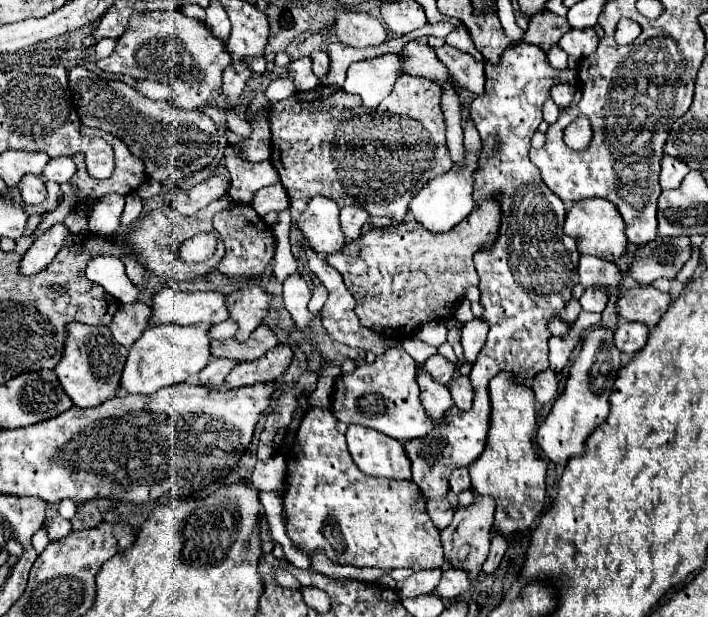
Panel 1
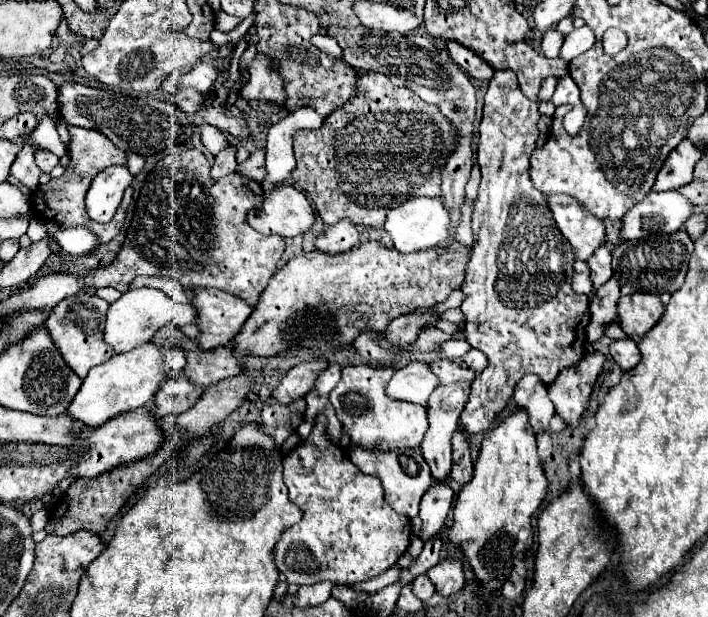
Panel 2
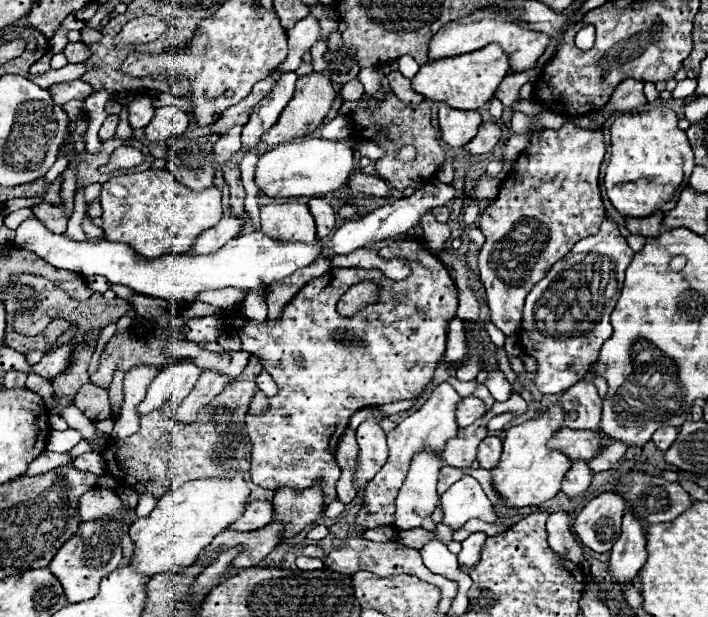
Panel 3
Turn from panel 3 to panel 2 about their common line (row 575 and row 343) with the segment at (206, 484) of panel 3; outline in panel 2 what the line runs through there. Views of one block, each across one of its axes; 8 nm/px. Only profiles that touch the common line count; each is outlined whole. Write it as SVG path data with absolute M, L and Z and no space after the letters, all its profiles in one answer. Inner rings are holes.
M152 340L144 342L128 352L114 354L108 362L94 366L88 378L82 382L78 394L68 406L68 414L88 426L100 426L116 414L136 410L154 400L158 388L168 380L176 378L188 364L186 350L180 346L156 346Z

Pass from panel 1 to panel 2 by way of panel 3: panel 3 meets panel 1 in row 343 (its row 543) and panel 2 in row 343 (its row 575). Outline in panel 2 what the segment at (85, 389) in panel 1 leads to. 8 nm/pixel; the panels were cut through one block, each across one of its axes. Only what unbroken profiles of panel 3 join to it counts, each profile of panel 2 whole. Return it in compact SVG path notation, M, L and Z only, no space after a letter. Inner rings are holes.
M76 294L66 300L62 300L54 312L50 314L48 322L44 324L52 342L60 350L64 362L72 366L72 370L84 380L88 376L88 370L92 366L104 364L114 356L112 346L104 342L104 326L106 326L106 312L110 304L98 296L88 296L88 294Z

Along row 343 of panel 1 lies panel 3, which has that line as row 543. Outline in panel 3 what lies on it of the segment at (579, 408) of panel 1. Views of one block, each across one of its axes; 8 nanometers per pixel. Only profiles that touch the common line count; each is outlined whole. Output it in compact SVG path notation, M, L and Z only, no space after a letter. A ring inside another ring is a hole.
M602 492L592 498L574 522L574 532L594 552L608 552L620 536L624 498L616 492Z

